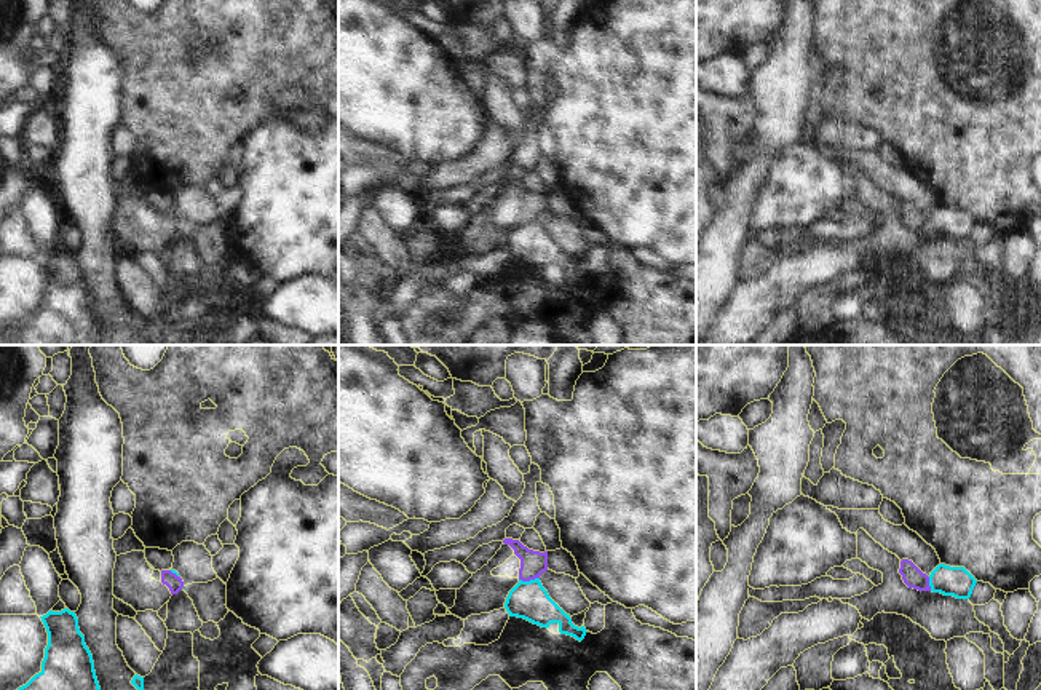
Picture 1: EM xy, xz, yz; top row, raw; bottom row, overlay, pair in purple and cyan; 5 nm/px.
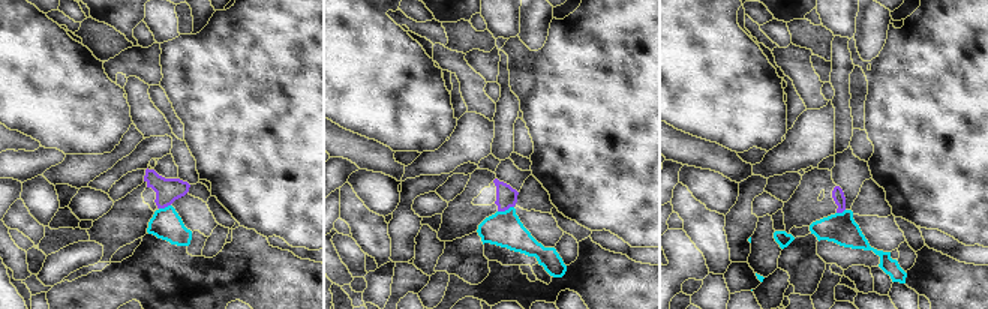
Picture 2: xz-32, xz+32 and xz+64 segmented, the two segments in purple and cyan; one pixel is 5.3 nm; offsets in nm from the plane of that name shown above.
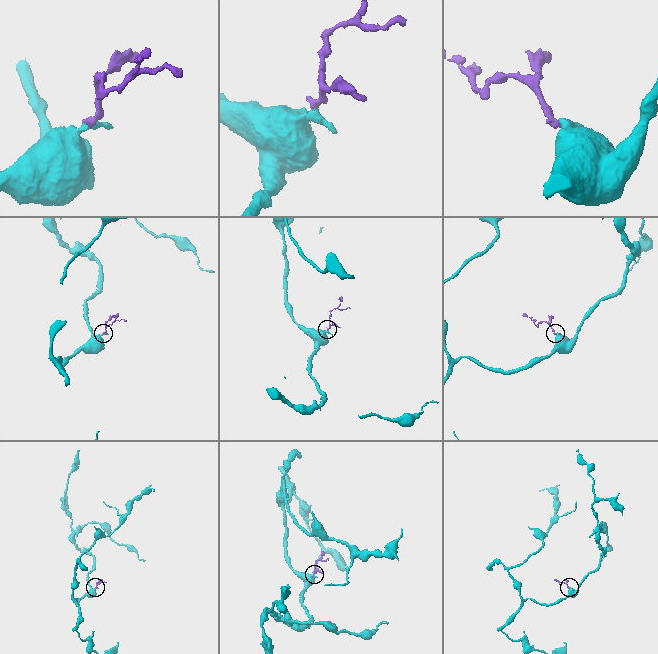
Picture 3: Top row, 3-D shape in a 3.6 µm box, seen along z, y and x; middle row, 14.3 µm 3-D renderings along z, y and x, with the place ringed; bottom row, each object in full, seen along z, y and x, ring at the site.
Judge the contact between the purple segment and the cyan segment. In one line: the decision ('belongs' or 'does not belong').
does not belong

